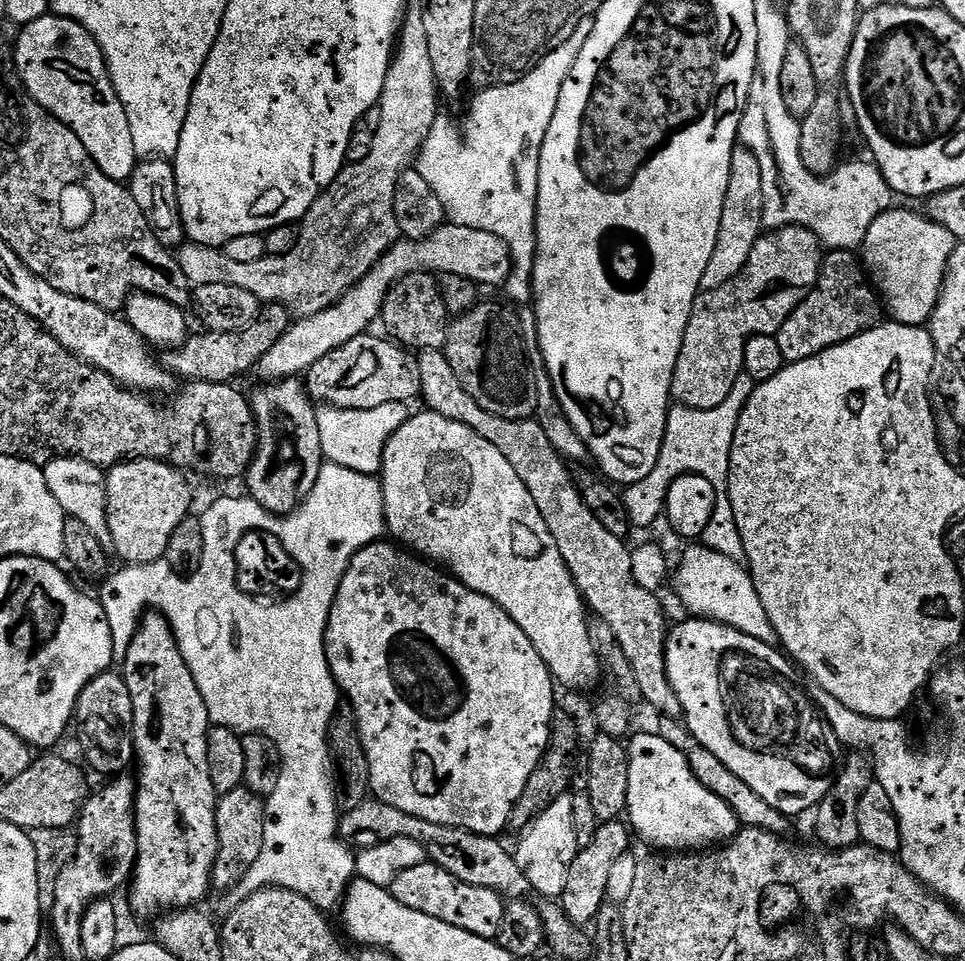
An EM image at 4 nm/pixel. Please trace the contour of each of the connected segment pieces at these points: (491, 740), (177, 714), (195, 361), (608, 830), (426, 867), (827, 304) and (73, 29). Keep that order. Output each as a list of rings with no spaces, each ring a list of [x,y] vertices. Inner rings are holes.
[[[386,543],[366,545],[354,554],[338,586],[338,594],[332,603],[324,635],[326,658],[336,680],[336,687],[342,693],[343,699],[352,705],[362,746],[368,755],[370,766],[368,786],[371,795],[406,814],[414,814],[414,818],[419,820],[438,822],[438,826],[464,828],[479,836],[499,837],[500,831],[504,827],[506,829],[509,827],[514,806],[518,798],[522,798],[522,790],[526,790],[530,774],[534,774],[544,751],[548,749],[552,714],[558,708],[555,692],[557,689],[554,687],[552,673],[548,671],[546,662],[542,662],[538,650],[534,650],[534,642],[530,642],[530,638],[522,634],[518,622],[514,622],[514,618],[510,618],[510,614],[506,614],[502,606],[498,606],[481,592],[468,588],[435,563],[405,550],[399,543]]]
[[[152,610],[147,613],[141,619],[140,627],[137,628],[134,638],[130,642],[130,646],[126,650],[126,658],[122,662],[122,675],[126,686],[130,690],[132,695],[132,701],[134,702],[134,726],[132,727],[132,743],[134,745],[134,760],[138,765],[140,763],[140,776],[138,775],[138,783],[136,786],[136,833],[138,834],[138,846],[140,847],[140,853],[136,859],[136,870],[132,873],[132,879],[130,881],[130,889],[132,888],[132,908],[140,916],[152,916],[151,918],[159,917],[161,914],[167,913],[169,910],[183,910],[196,905],[199,905],[199,900],[203,898],[207,892],[210,892],[212,888],[212,871],[214,870],[214,862],[216,861],[216,855],[218,854],[218,830],[216,829],[216,802],[218,799],[218,793],[214,790],[214,782],[210,782],[210,766],[208,765],[208,759],[206,758],[206,742],[208,741],[208,730],[210,727],[210,721],[208,718],[208,711],[206,710],[206,702],[202,702],[202,694],[198,690],[198,682],[194,682],[194,674],[190,674],[190,666],[186,666],[186,658],[182,658],[182,650],[178,646],[178,642],[174,638],[172,633],[172,627],[168,625],[168,619],[159,612]]]
[[[270,304],[261,307],[260,316],[250,326],[246,326],[237,332],[209,332],[204,336],[191,335],[181,348],[165,351],[162,363],[169,372],[179,376],[185,376],[185,381],[205,380],[211,384],[231,384],[243,372],[248,372],[259,365],[260,360],[286,334],[290,327],[290,313],[281,304]]]
[[[619,819],[601,823],[596,829],[590,846],[581,848],[577,852],[570,866],[566,890],[558,897],[560,907],[566,910],[566,914],[575,924],[591,925],[595,921],[598,910],[608,900],[606,882],[610,879],[610,869],[614,867],[614,862],[618,862],[618,858],[629,855],[628,836],[630,837],[629,825]]]
[[[431,862],[403,870],[402,874],[394,878],[390,891],[394,898],[398,898],[398,902],[402,902],[402,906],[410,906],[410,910],[430,914],[430,918],[438,918],[438,922],[450,922],[450,926],[458,926],[458,930],[478,934],[478,938],[496,940],[502,926],[506,903],[504,897],[482,886],[470,886]]]
[[[832,250],[823,257],[816,286],[775,333],[789,364],[802,362],[830,346],[838,346],[881,323],[882,301],[862,263],[852,250]]]
[[[43,16],[38,18],[38,22],[23,25],[21,34],[14,43],[14,51],[20,81],[34,98],[34,102],[41,104],[47,112],[54,114],[54,118],[70,126],[74,134],[78,134],[78,138],[82,138],[82,146],[86,146],[90,158],[98,162],[98,170],[102,170],[106,178],[121,182],[131,181],[138,157],[134,150],[134,134],[130,134],[130,118],[126,118],[126,110],[114,90],[102,50],[86,30],[86,26],[65,16]]]

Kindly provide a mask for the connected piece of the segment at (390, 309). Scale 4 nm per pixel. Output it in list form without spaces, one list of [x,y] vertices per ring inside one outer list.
[[[415,272],[402,278],[390,290],[384,303],[382,325],[389,337],[405,349],[436,348],[443,349],[448,340],[450,317],[446,310],[446,302],[442,302],[440,281],[431,272]]]

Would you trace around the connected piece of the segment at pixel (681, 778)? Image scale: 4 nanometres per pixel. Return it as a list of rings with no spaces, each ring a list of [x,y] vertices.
[[[638,732],[626,744],[629,758],[626,820],[631,831],[635,835],[637,832],[646,843],[653,844],[656,847],[653,849],[668,854],[704,850],[731,840],[742,827],[736,811],[698,782],[685,749],[675,748],[664,736]]]

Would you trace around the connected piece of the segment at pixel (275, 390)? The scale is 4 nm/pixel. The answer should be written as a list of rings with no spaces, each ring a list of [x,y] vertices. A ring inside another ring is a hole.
[[[296,378],[264,382],[256,393],[251,393],[250,403],[256,419],[256,456],[246,473],[248,480],[247,495],[260,505],[261,509],[271,512],[273,516],[287,516],[299,508],[302,501],[314,490],[314,482],[318,482],[319,472],[326,463],[322,450],[322,434],[318,434],[317,405],[312,405],[306,389]]]

